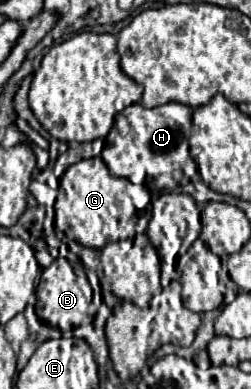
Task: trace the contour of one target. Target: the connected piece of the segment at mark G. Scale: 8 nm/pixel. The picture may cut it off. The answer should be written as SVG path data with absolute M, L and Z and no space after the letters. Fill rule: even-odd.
M97 156L69 166L59 180L55 227L83 246L103 248L109 242L134 238L136 231L133 228L139 222L143 230L145 222L149 220L149 204L151 195L145 184L135 185L125 178L111 176L103 158Z

